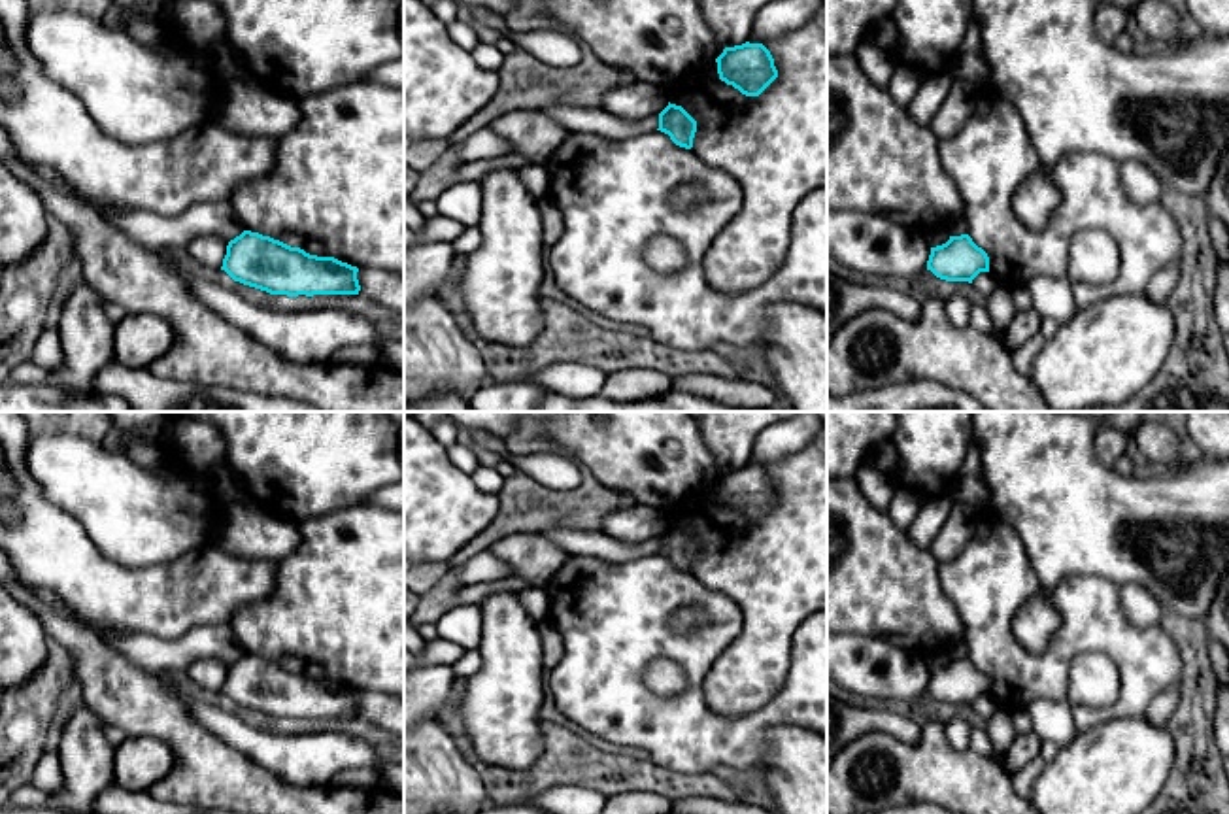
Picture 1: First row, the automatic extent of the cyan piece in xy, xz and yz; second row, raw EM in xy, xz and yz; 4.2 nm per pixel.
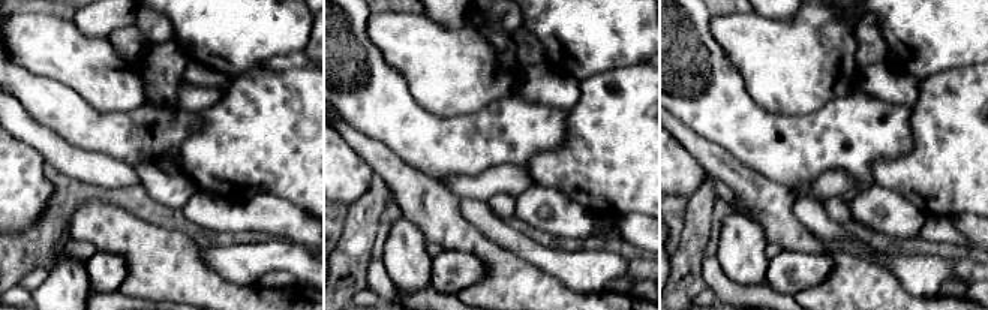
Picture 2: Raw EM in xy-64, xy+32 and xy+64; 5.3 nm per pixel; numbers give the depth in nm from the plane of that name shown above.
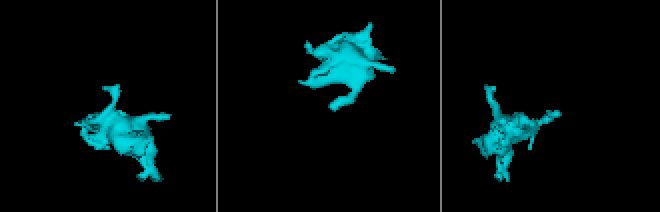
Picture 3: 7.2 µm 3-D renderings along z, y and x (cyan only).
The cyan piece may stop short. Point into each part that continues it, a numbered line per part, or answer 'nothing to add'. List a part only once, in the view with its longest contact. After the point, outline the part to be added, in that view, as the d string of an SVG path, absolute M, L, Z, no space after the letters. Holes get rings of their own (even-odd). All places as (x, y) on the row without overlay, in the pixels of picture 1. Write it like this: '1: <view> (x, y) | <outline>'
nothing to add

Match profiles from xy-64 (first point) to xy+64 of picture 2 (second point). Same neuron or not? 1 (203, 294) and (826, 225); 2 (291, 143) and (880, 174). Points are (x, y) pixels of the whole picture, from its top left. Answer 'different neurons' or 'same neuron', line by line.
1: different neurons
2: same neuron

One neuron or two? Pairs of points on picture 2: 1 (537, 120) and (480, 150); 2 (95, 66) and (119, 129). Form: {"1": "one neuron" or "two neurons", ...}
{"1": "one neuron", "2": "two neurons"}

